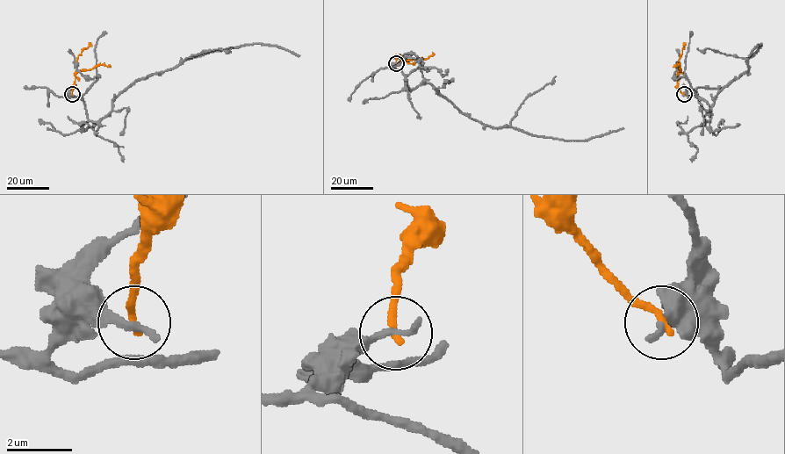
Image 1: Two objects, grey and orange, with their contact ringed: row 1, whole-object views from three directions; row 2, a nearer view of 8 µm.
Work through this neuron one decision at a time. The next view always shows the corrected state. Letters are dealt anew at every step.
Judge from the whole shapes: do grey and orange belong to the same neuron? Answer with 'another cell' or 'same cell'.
another cell

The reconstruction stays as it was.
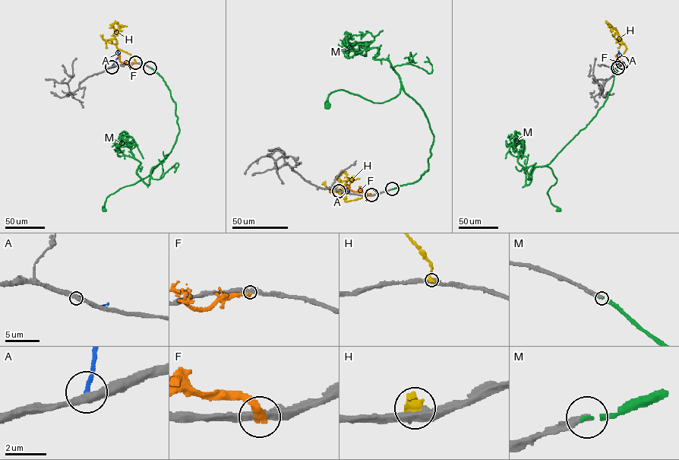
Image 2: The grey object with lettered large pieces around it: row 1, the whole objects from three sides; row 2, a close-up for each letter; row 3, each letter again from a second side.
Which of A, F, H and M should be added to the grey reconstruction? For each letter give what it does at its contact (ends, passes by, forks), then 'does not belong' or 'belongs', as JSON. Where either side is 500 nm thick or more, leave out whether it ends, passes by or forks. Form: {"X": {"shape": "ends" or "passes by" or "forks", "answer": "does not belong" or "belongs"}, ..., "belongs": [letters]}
{"A": {"shape": "ends", "answer": "does not belong"}, "F": {"shape": "ends", "answer": "does not belong"}, "H": {"shape": "ends", "answer": "does not belong"}, "M": {"shape": "ends", "answer": "belongs"}, "belongs": ["M"]}

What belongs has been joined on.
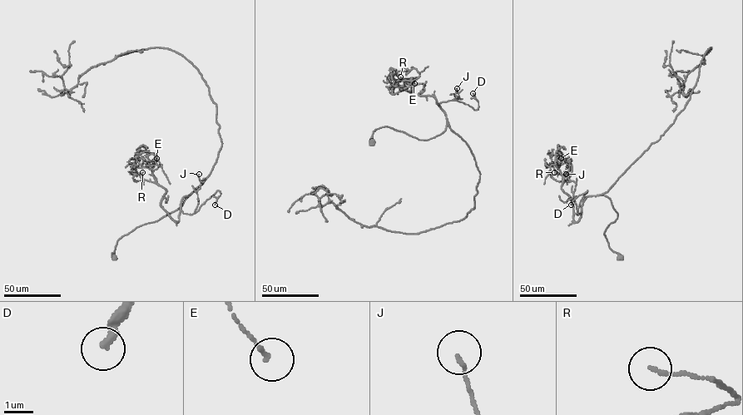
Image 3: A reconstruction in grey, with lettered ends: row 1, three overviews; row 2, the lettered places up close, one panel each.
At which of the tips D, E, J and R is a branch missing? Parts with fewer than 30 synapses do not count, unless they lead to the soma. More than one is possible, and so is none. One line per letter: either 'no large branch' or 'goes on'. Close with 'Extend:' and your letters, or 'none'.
D: no large branch
E: no large branch
J: no large branch
R: no large branch
Extend: none

